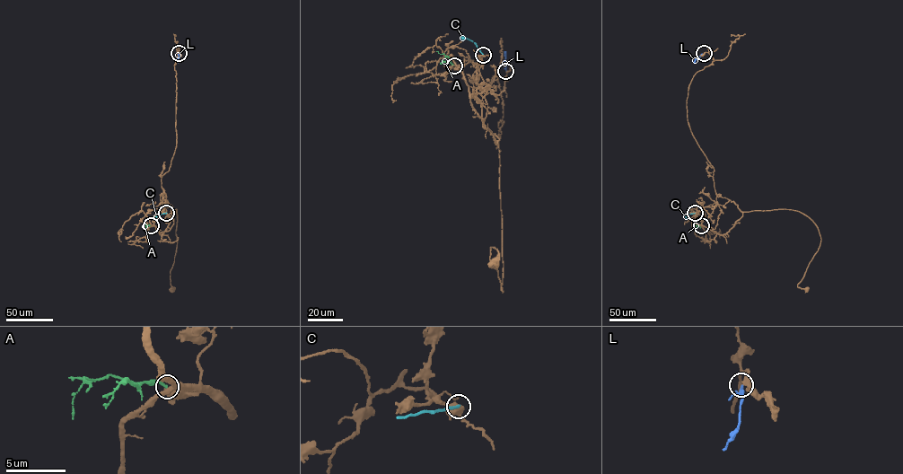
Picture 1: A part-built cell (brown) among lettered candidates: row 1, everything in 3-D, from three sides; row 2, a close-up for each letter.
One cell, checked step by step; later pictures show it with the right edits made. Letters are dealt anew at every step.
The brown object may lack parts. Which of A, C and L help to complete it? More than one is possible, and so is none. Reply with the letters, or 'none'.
L

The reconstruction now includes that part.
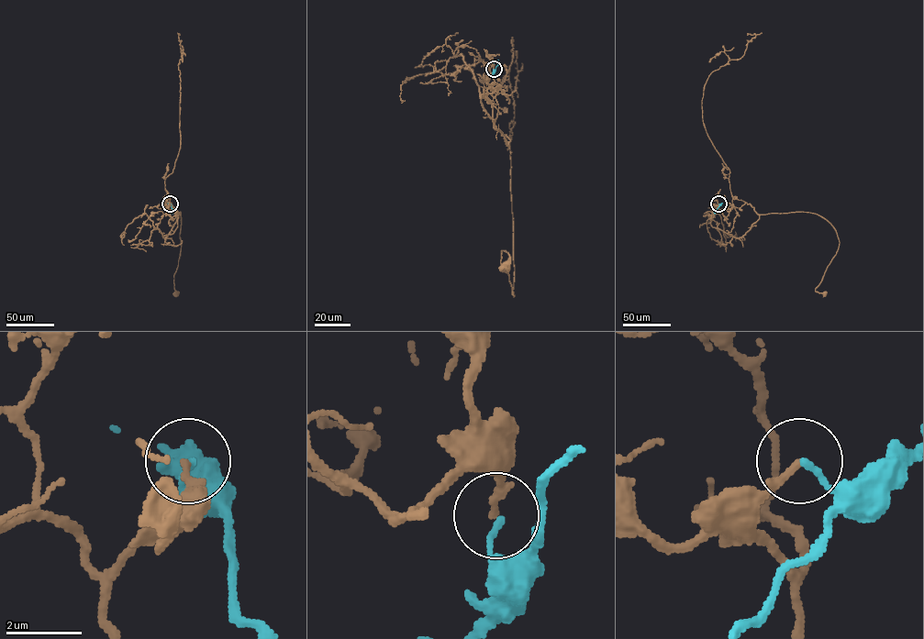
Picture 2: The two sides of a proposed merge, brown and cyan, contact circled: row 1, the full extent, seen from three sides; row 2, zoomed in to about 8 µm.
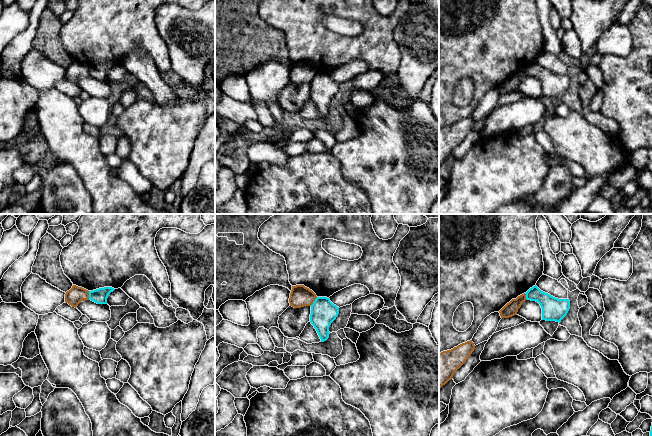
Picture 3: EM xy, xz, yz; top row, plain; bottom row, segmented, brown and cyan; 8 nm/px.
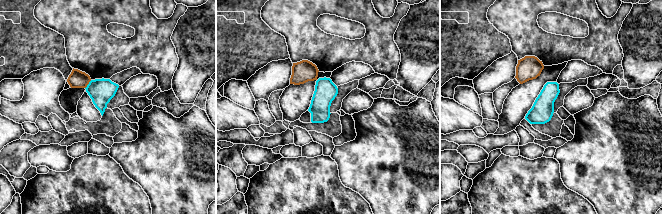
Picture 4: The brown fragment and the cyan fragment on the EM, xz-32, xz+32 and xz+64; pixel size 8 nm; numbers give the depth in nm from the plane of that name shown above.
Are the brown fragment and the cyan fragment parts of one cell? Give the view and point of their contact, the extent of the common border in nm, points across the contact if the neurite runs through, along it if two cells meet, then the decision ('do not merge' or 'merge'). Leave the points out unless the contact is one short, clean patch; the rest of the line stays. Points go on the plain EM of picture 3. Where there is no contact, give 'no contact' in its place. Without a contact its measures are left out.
xy (88, 71) | 70 nm | along xy (88, 67), (89, 75) | do not merge

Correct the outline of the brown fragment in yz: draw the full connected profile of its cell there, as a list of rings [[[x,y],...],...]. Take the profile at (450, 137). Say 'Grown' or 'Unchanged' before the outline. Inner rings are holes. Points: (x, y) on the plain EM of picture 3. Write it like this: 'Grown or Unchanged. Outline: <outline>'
Unchanged. Outline: [[[472,116],[439,129],[439,165],[452,155],[475,125]]]

